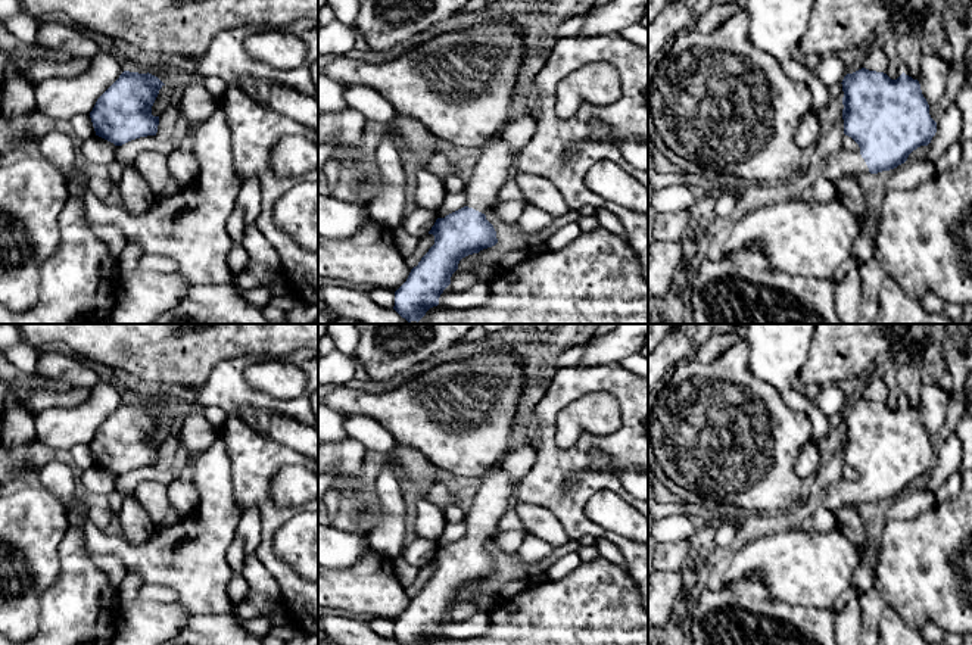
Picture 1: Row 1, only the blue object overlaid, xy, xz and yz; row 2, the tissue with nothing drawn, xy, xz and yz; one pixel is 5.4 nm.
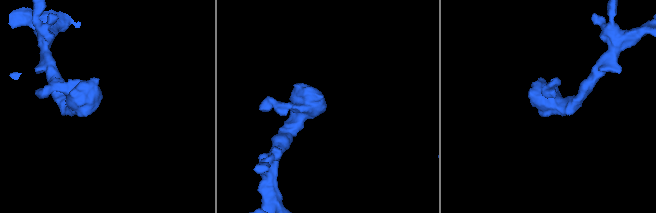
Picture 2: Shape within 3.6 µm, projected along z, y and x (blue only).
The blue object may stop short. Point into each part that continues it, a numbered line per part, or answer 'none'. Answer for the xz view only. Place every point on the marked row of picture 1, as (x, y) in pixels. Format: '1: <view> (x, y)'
1: xz (491, 173)

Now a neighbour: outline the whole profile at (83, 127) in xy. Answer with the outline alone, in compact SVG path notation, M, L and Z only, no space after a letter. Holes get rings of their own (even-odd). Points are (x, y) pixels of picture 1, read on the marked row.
M78 113L72 119L72 135L78 143L82 143L84 140L93 137L96 134L90 113Z

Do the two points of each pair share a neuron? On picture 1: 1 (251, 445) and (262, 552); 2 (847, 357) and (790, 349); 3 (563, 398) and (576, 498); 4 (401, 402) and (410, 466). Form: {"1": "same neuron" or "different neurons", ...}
{"1": "same neuron", "2": "different neurons", "3": "same neuron", "4": "different neurons"}

